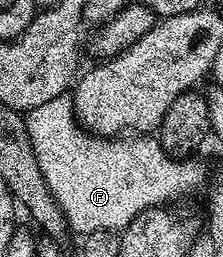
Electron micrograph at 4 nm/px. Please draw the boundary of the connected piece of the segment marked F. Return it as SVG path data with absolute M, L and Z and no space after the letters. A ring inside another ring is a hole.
M63 94L59 97L55 97L52 101L47 101L44 105L39 105L33 111L28 112L26 116L26 122L28 127L28 133L32 141L32 147L38 159L39 167L42 175L44 175L45 181L48 183L48 187L55 198L55 201L60 205L68 223L68 228L73 232L81 234L81 237L88 237L92 234L98 234L99 232L106 231L109 233L115 233L113 231L123 231L126 227L129 227L130 223L134 219L145 211L154 210L161 206L167 205L169 201L173 201L179 197L185 197L195 192L203 183L207 181L207 175L205 179L204 167L195 162L195 159L187 157L174 157L170 155L161 147L160 140L153 135L137 135L134 137L102 137L88 132L84 127L77 122L76 115L73 112L73 99L70 94Z

